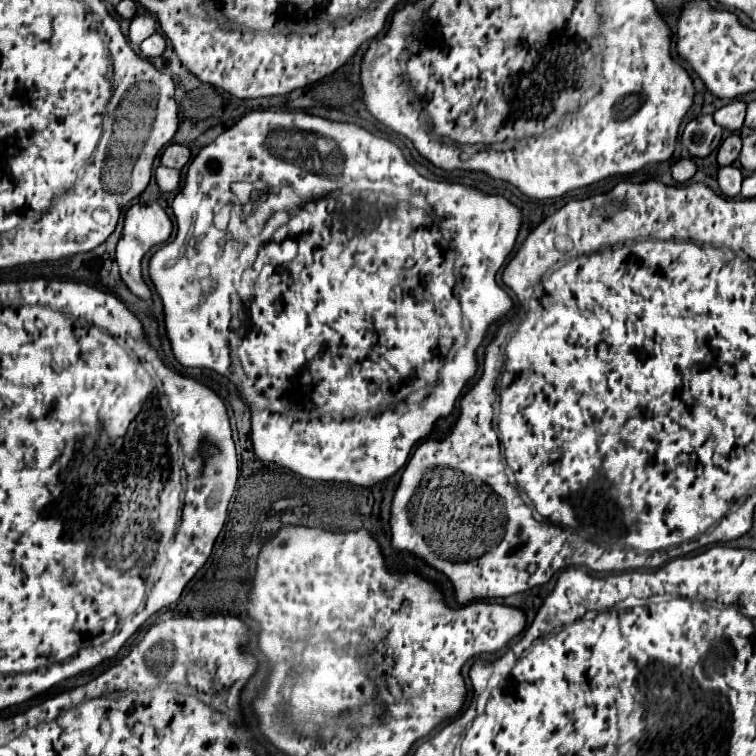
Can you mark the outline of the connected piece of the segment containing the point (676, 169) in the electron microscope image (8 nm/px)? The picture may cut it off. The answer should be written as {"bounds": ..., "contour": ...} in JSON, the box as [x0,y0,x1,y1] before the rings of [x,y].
{"bounds":[672,159,696,183],"contour":[[[680,159],[680,161],[672,167],[672,177],[674,177],[678,183],[688,181],[694,173],[696,173],[696,163],[694,163],[692,159]]]}

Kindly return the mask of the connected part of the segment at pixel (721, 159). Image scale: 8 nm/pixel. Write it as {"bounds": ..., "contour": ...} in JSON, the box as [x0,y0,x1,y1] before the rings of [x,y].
{"bounds":[718,133,742,167],"contour":[[[732,133],[730,137],[726,137],[724,143],[720,145],[720,151],[718,151],[718,165],[720,167],[732,165],[738,159],[740,149],[742,149],[742,139],[738,133]]]}

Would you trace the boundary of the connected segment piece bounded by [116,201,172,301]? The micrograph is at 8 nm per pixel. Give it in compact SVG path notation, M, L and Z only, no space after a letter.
M154 201L154 203L148 203L148 205L142 205L142 203L136 203L132 205L128 211L126 211L126 217L124 217L124 231L122 231L122 237L118 241L118 247L116 247L116 263L120 267L120 275L122 275L122 281L126 283L126 287L138 295L140 299L150 299L152 301L152 293L150 293L150 287L146 285L144 277L142 277L142 269L140 269L140 263L142 263L142 257L154 247L154 245L160 245L164 241L168 241L168 237L172 235L172 221L168 217L168 213Z

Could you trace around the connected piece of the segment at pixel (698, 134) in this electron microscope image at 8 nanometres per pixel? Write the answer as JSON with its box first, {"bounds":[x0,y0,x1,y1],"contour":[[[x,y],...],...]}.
{"bounds":[682,115,722,157],"contour":[[[700,115],[690,121],[682,135],[682,145],[692,157],[706,157],[722,141],[722,129],[712,121],[712,115]]]}

